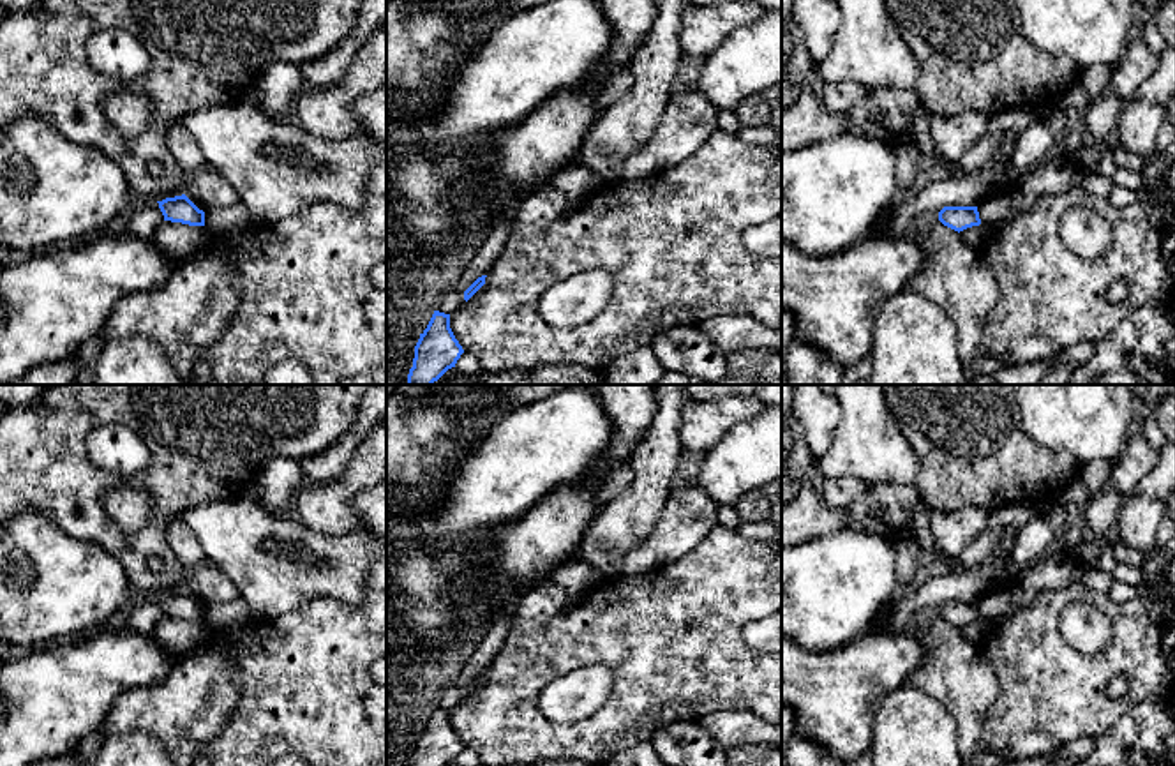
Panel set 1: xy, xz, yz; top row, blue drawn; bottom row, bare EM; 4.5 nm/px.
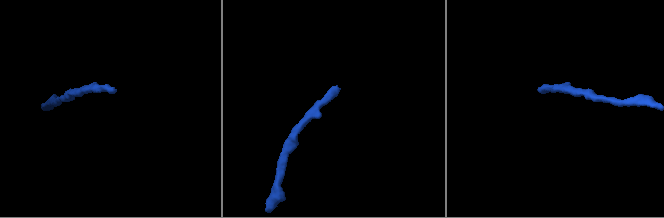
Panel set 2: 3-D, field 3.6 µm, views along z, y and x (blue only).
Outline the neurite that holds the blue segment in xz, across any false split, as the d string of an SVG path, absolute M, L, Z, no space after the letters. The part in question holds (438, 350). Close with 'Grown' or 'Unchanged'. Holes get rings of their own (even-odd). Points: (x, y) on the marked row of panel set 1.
M434 311L415 346L408 385L432 385L448 369L455 367L462 353L464 349L450 328L450 314Z. Unchanged

